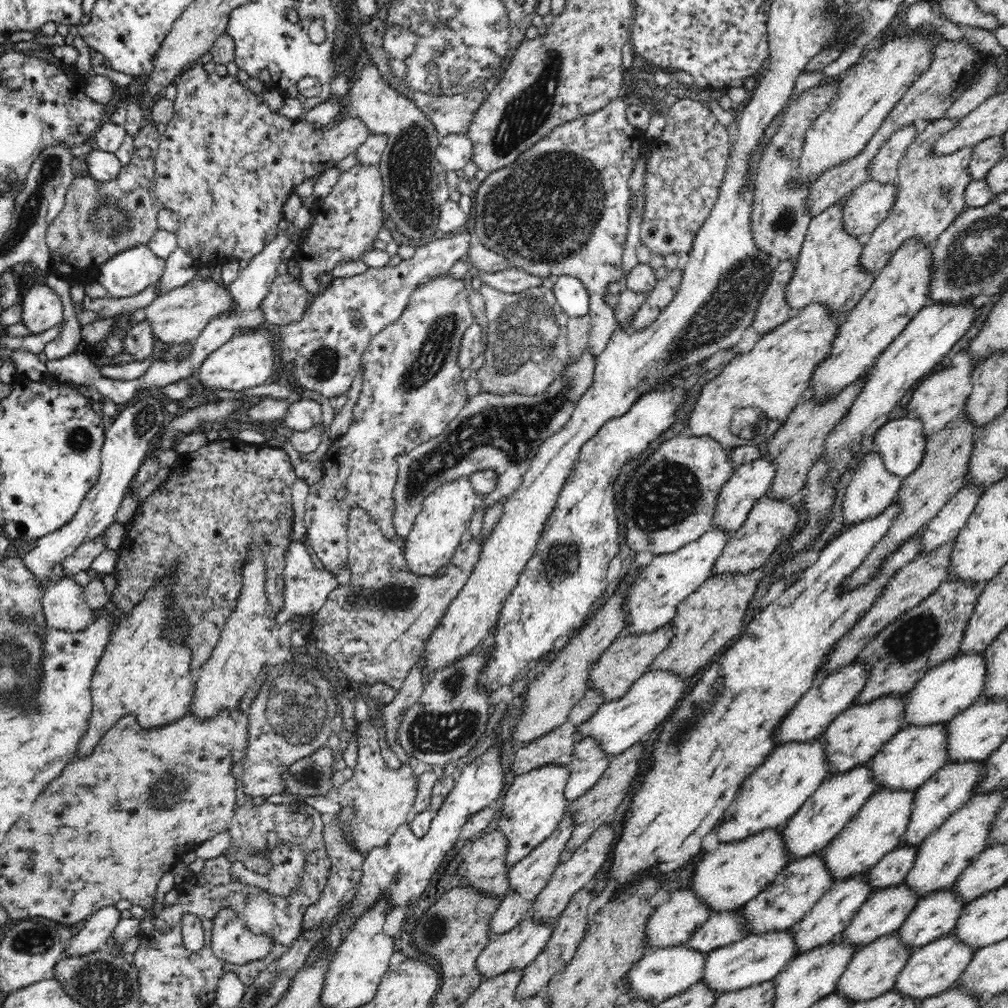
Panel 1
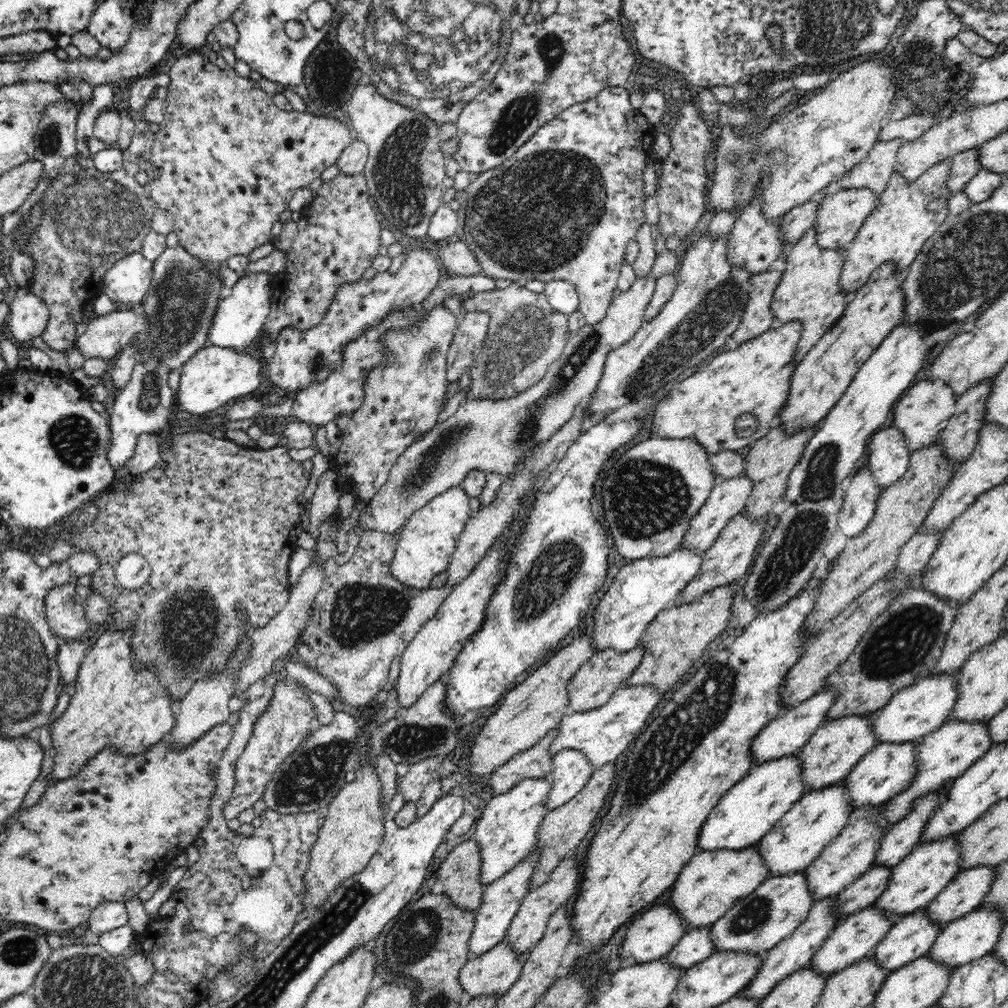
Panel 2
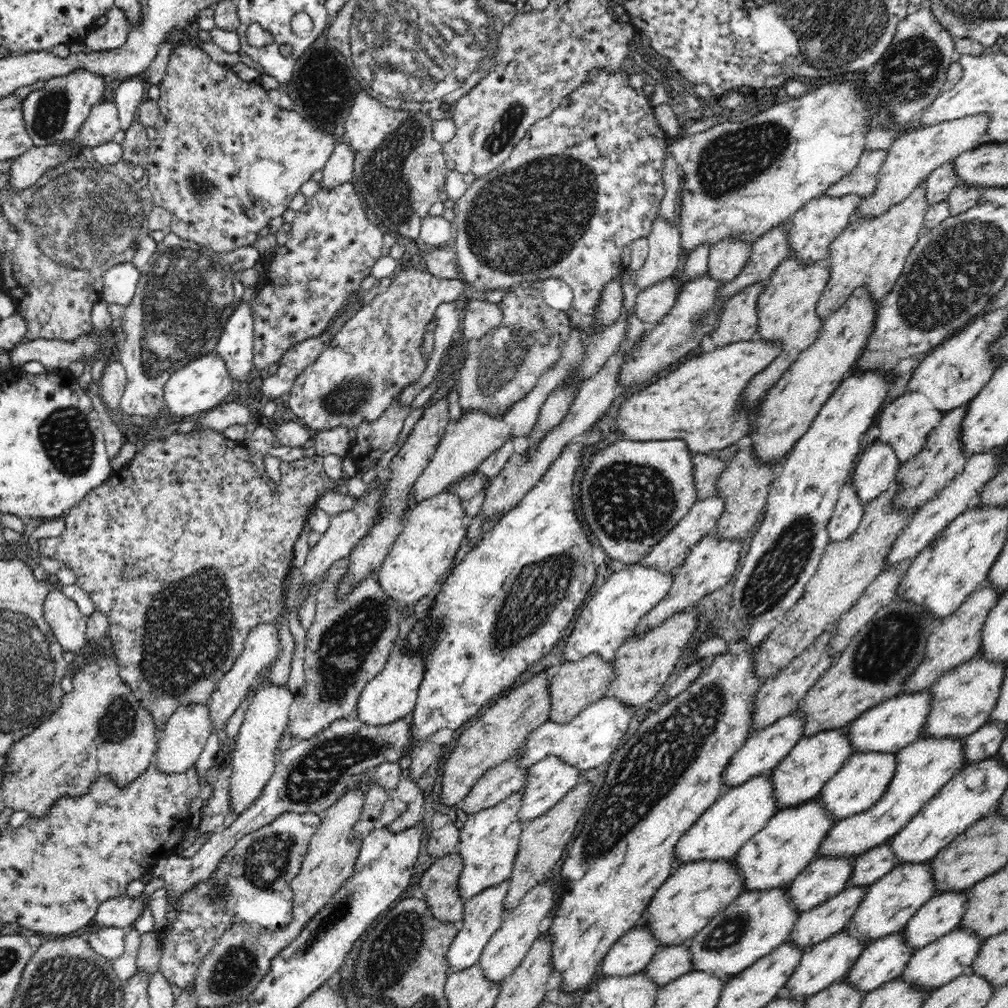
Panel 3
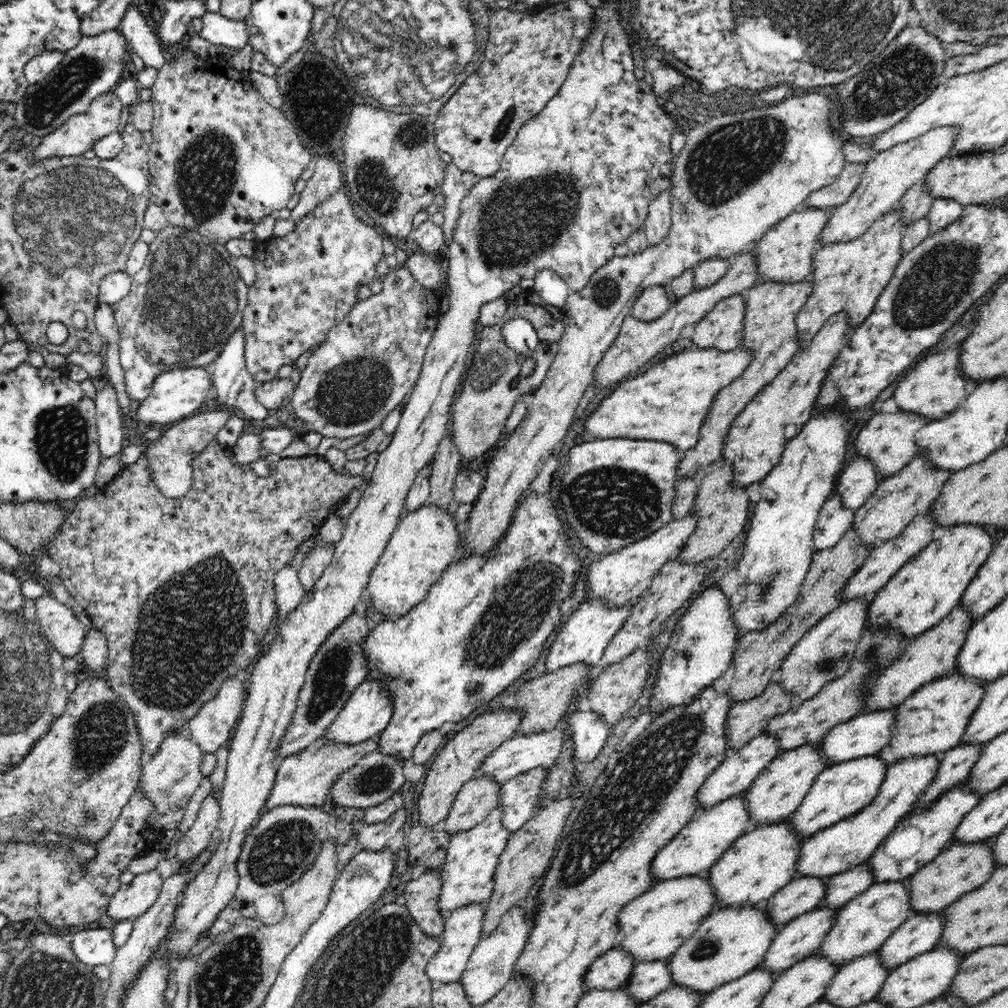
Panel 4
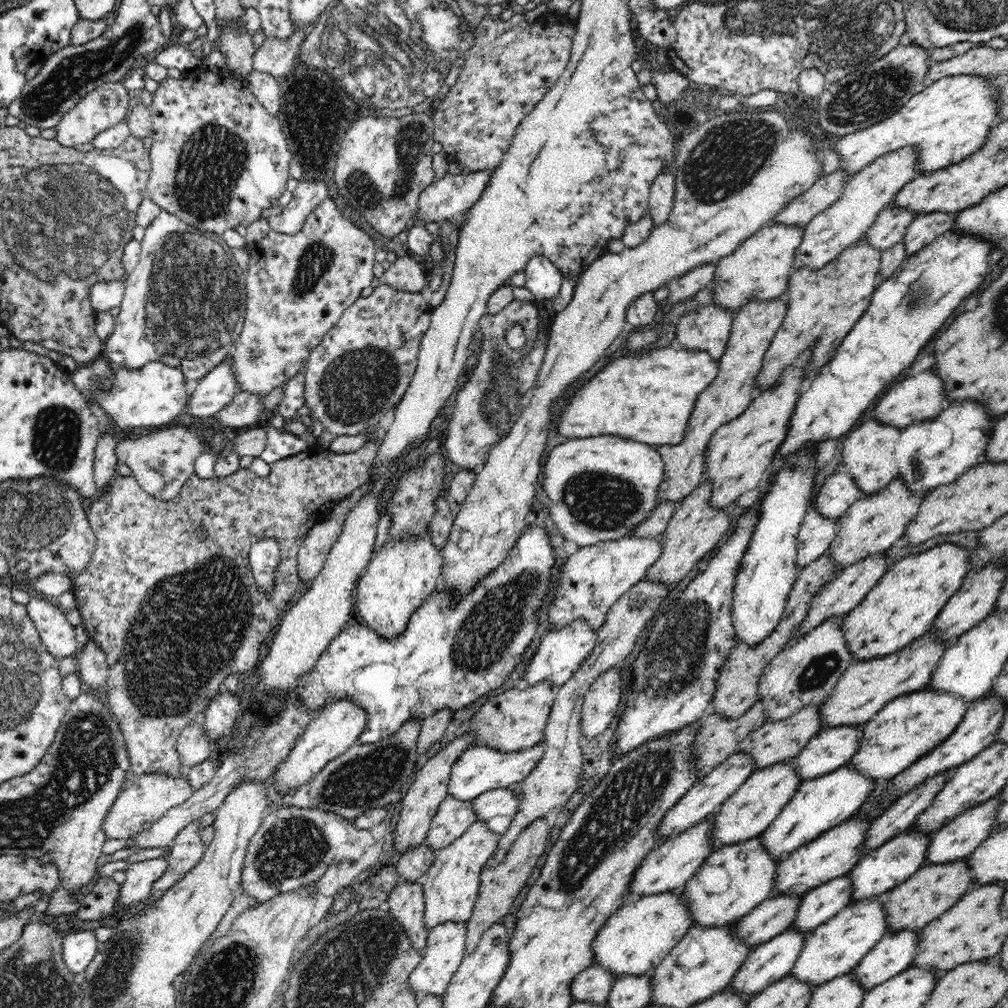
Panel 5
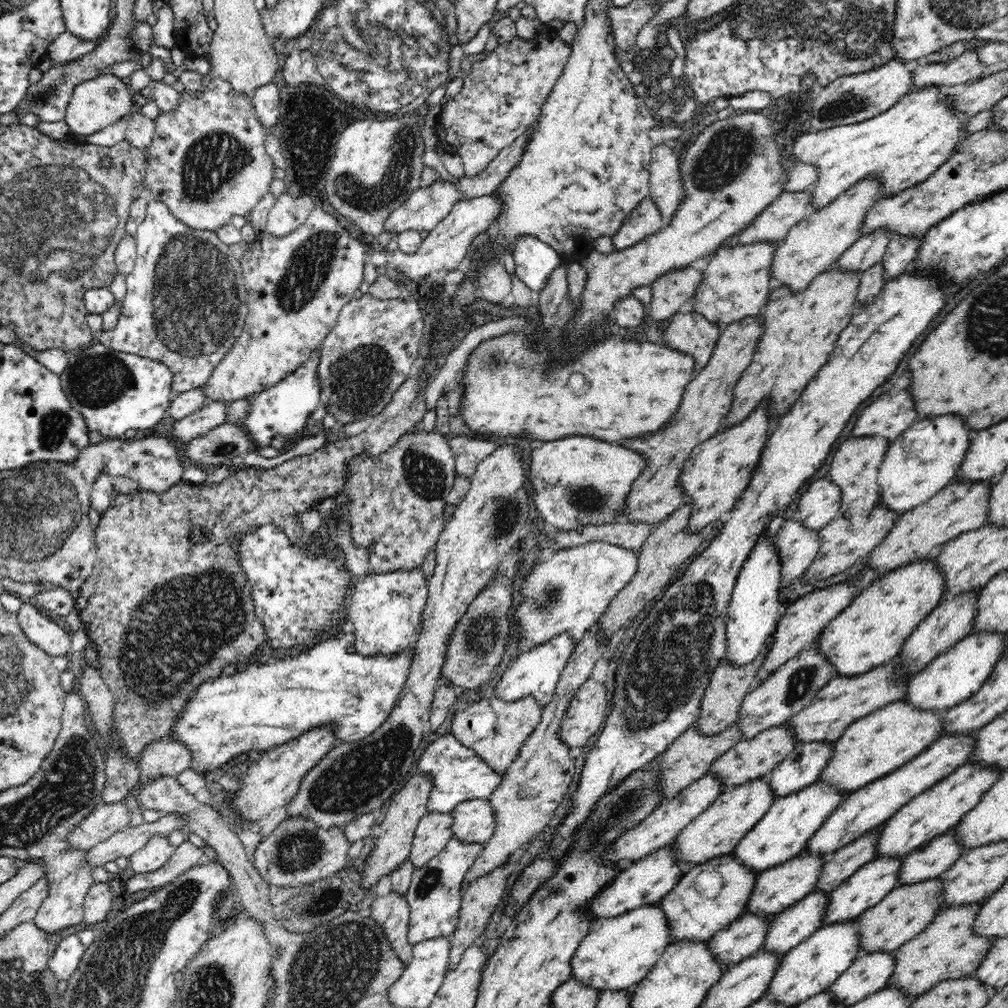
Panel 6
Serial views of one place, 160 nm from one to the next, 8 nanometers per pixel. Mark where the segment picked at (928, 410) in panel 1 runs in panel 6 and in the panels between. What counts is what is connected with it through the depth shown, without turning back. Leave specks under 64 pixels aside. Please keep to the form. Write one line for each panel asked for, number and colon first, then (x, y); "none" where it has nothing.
2: (922, 413)
3: (905, 423)
4: (888, 439)
5: (867, 451)
6: (855, 466)

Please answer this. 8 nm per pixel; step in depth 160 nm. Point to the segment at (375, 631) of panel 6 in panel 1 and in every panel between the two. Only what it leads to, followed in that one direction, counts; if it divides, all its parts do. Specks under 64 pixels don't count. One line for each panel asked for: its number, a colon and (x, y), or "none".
1: (441, 526)
2: (428, 540)
3: (432, 533)
4: (424, 544)
5: (396, 581)

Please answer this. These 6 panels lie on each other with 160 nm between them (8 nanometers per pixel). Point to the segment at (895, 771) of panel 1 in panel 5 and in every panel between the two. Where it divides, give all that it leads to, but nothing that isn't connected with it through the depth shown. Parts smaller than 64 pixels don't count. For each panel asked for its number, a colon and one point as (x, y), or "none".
2: (888, 769)
3: (865, 777)
4: (841, 790)
5: (819, 804)

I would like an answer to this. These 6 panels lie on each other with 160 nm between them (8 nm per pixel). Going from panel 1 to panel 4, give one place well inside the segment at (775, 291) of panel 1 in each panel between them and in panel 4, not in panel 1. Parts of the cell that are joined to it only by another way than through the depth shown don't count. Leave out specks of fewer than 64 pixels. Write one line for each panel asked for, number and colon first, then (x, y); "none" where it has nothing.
2: (758, 317)
3: (739, 320)
4: (723, 327)

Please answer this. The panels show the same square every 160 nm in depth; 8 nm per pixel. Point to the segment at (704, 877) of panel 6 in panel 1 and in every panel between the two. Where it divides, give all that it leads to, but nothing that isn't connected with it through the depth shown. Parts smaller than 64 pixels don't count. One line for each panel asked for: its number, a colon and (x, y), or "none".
1: (827, 810)
2: (804, 831)
3: (790, 841)
4: (761, 862)
5: (734, 879)

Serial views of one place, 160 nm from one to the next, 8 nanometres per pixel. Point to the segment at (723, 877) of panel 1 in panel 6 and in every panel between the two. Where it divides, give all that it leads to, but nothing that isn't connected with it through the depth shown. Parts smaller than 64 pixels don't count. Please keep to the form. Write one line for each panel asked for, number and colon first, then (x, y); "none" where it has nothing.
2: (712, 881)
3: (695, 892)
4: (652, 926)
5: (639, 935)
6: (618, 953)

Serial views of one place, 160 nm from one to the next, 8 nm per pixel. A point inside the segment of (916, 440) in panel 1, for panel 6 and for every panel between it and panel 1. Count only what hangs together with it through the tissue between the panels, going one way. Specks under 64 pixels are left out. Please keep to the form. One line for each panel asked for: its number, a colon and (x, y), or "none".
2: (888, 458)
3: (876, 470)
4: (858, 480)
5: (840, 491)
6: (821, 504)

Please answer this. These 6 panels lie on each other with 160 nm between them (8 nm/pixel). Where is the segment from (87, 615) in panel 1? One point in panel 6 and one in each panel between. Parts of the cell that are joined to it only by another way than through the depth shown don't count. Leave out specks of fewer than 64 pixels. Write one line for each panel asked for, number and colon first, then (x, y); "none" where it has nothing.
2: (64, 609)
3: (69, 625)
4: (62, 627)
5: (59, 637)
6: (42, 629)

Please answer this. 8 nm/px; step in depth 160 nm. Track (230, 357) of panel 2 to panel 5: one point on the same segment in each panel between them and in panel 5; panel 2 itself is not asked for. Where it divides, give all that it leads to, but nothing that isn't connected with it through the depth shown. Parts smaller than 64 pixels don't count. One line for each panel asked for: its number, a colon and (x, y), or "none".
3: (202, 384)
4: (175, 395)
5: (154, 395)

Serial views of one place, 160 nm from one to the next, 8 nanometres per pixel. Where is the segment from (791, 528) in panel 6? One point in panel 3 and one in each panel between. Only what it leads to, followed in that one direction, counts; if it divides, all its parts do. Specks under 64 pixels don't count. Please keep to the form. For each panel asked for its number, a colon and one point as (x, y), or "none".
3: (849, 511)
4: (834, 520)
5: (816, 534)

